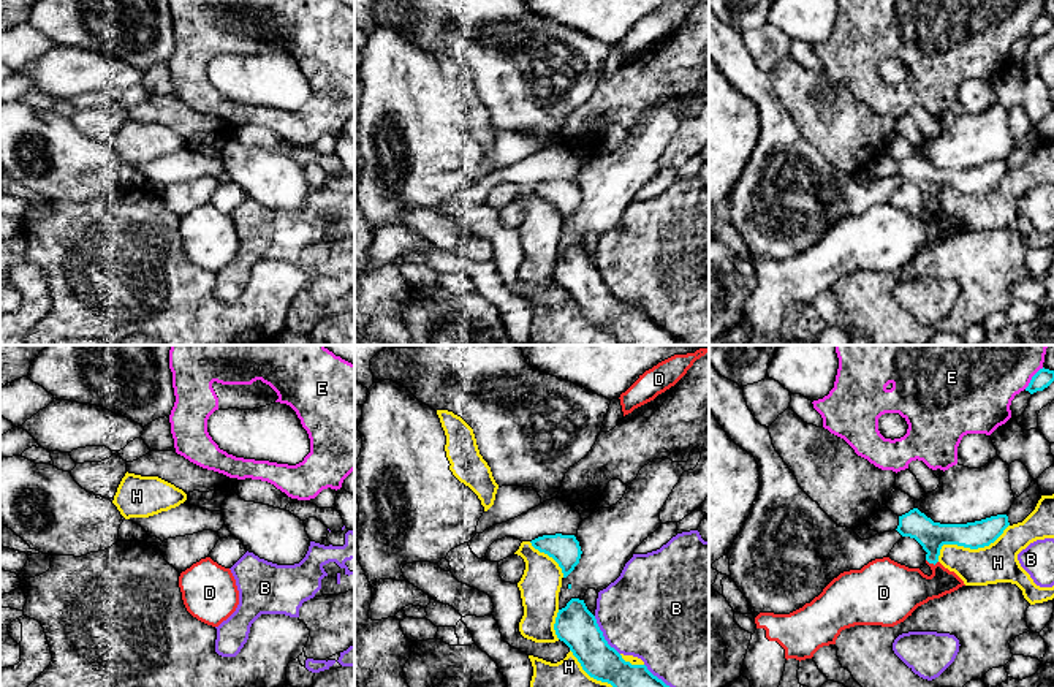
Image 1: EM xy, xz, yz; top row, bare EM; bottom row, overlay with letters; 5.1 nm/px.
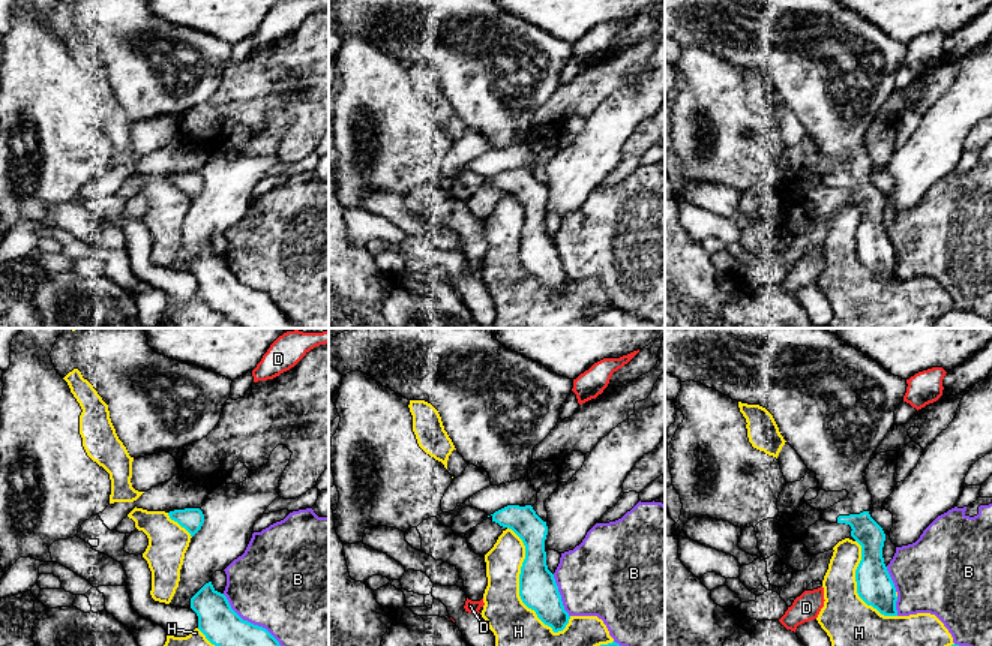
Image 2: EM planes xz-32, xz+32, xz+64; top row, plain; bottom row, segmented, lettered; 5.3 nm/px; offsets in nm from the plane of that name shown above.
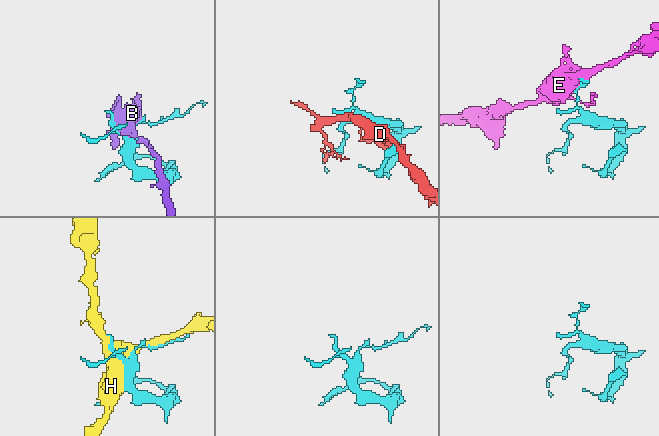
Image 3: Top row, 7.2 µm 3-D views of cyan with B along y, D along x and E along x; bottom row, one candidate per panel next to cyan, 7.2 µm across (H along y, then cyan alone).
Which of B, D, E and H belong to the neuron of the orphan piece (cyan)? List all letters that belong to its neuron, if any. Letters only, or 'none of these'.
none of these

